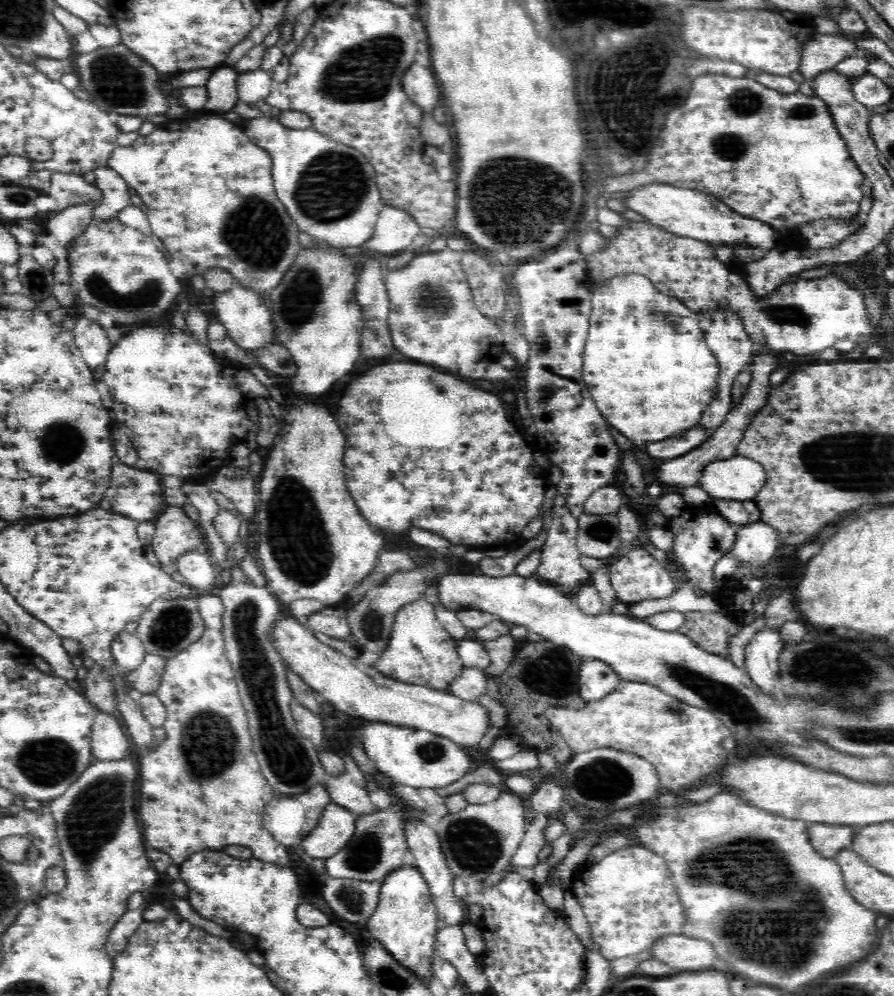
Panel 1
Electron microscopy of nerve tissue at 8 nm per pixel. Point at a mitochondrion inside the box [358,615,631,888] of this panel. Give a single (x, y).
(475, 846)

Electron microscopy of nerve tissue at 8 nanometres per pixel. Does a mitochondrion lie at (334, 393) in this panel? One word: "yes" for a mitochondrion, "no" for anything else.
no

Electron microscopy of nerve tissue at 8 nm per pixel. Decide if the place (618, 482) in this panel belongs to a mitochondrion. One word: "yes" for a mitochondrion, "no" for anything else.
no

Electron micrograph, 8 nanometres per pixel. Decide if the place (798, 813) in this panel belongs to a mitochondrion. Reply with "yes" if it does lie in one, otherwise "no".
no

